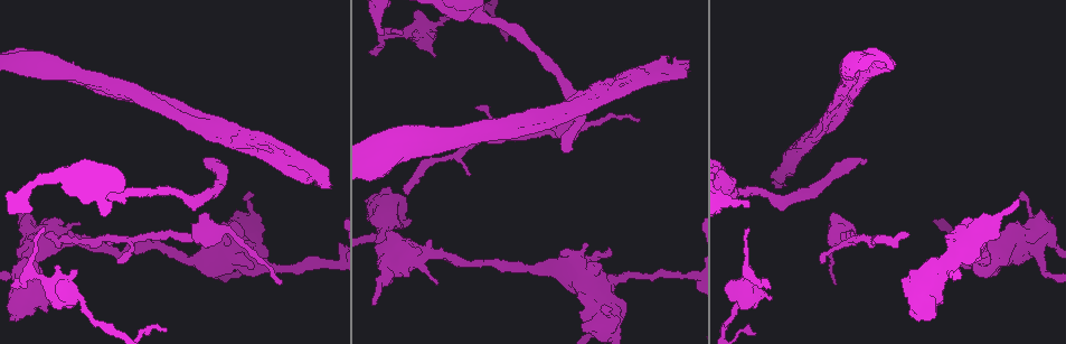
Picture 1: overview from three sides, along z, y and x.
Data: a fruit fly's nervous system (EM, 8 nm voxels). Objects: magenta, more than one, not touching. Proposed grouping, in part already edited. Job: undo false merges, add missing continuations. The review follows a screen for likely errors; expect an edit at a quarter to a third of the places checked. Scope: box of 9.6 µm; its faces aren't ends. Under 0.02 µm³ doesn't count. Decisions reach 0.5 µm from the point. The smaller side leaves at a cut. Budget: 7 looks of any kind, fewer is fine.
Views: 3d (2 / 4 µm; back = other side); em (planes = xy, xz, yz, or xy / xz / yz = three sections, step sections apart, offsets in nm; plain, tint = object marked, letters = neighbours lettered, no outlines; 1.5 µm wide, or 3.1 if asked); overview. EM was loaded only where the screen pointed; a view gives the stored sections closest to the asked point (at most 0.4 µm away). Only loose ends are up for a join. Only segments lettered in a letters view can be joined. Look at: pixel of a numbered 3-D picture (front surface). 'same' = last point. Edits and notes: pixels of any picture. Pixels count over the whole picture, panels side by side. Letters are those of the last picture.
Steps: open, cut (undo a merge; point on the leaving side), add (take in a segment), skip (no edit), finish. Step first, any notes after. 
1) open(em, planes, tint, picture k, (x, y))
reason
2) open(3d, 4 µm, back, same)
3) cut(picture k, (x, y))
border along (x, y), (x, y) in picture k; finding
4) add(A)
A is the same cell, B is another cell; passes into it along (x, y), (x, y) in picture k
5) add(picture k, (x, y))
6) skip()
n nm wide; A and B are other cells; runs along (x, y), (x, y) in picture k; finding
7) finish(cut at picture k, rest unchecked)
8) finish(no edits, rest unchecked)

open(3d, 2 µm, picture 1, (11, 318))
stops while still wide

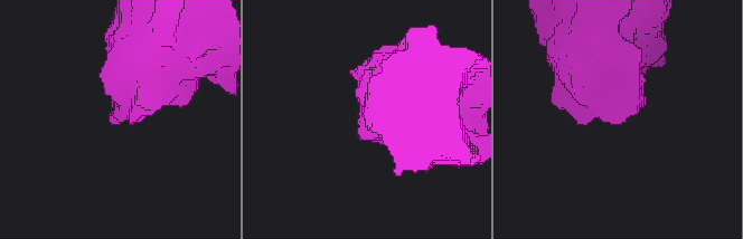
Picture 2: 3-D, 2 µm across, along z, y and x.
open(em, planes, tint, picture 2, (615, 122))

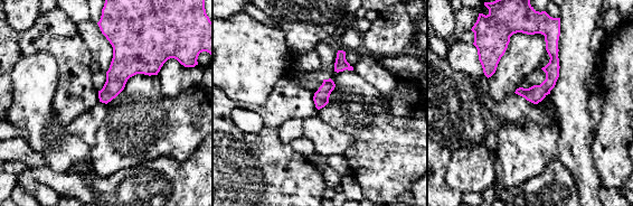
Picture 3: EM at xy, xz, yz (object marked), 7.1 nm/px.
open(em, planes, letters, same)

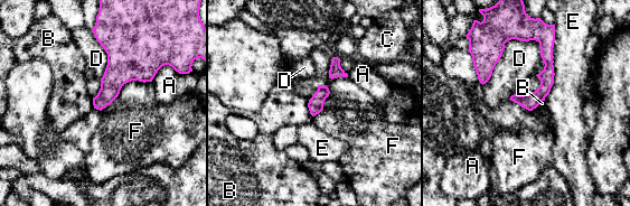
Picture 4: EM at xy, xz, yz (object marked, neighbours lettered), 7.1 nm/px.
skip()
A, B, C, D, E and F are other cells; border along (151, 81), (127, 82), (101, 111) in picture 4; no lettered segment goes on from it

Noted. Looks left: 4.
open(3d, 2 µm, picture 1, (49, 232))
free end

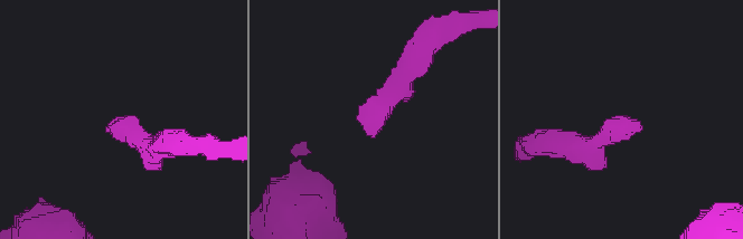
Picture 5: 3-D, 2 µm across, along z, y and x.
open(em, planes, letters, picture 5, (639, 125))

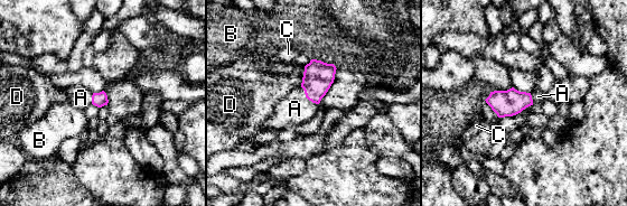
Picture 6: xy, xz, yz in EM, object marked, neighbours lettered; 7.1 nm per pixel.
add(A)
100 nm wide; A is the same cell, B, C and D are other cells; the cell continues

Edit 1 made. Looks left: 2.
open(overview)
redraw

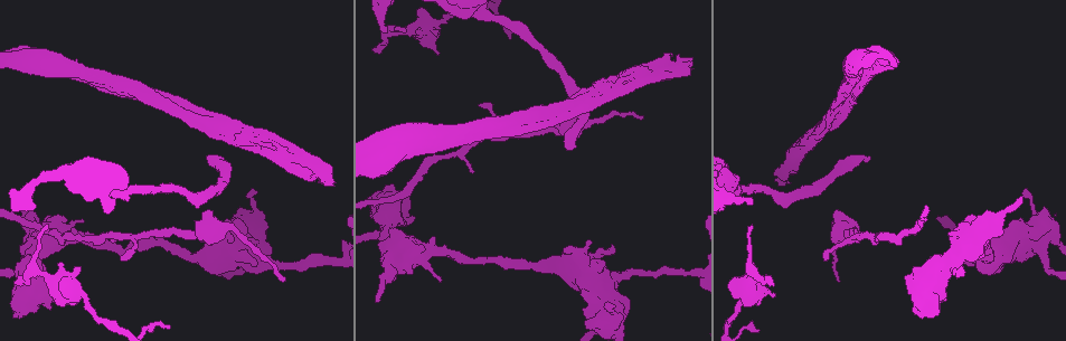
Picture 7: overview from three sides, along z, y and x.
open(em, planes, letters, picture 7, (404, 29))
tapers out

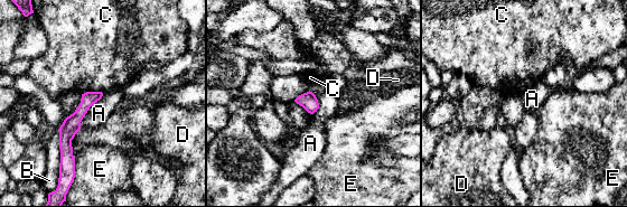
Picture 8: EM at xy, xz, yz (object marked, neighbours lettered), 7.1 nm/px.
skip()
A touches over 300 nm; A, B, C, D and E are other cells; runs along (99, 94), (67, 130), (71, 162) in picture 8; none of them fits

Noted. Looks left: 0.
finish(add at picture 6, rest unchecked)

